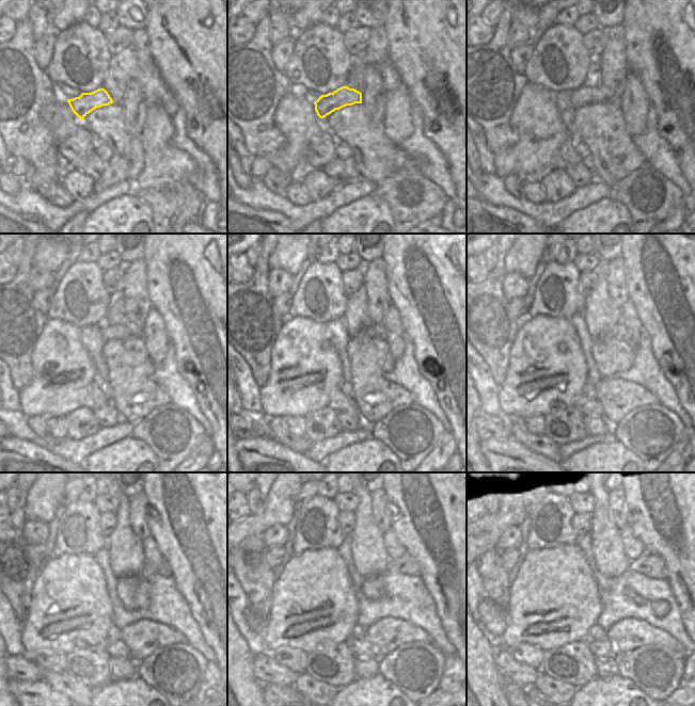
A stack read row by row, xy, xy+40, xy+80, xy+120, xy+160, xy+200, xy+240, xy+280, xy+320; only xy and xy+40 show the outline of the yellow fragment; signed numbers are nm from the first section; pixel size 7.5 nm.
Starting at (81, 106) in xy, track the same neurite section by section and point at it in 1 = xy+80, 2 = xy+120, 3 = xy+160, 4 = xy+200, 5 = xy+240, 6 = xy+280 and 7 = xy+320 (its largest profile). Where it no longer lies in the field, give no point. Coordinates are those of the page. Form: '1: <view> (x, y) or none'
1: xy+80 (585, 95)
2: xy+120 (124, 331)
3: xy+160 (373, 331)
4: xy+200 (619, 332)
5: xy+240 (162, 570)
6: xy+280 (406, 564)
7: xy+320 (649, 563)

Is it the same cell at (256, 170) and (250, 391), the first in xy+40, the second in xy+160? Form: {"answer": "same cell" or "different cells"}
{"answer": "different cells"}

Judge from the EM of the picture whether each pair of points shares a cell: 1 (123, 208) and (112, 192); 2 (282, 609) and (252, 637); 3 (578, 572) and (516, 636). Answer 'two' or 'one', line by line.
1: two
2: two
3: one

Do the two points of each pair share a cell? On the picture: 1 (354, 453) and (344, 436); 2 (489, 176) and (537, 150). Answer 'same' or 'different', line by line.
1: different
2: different

